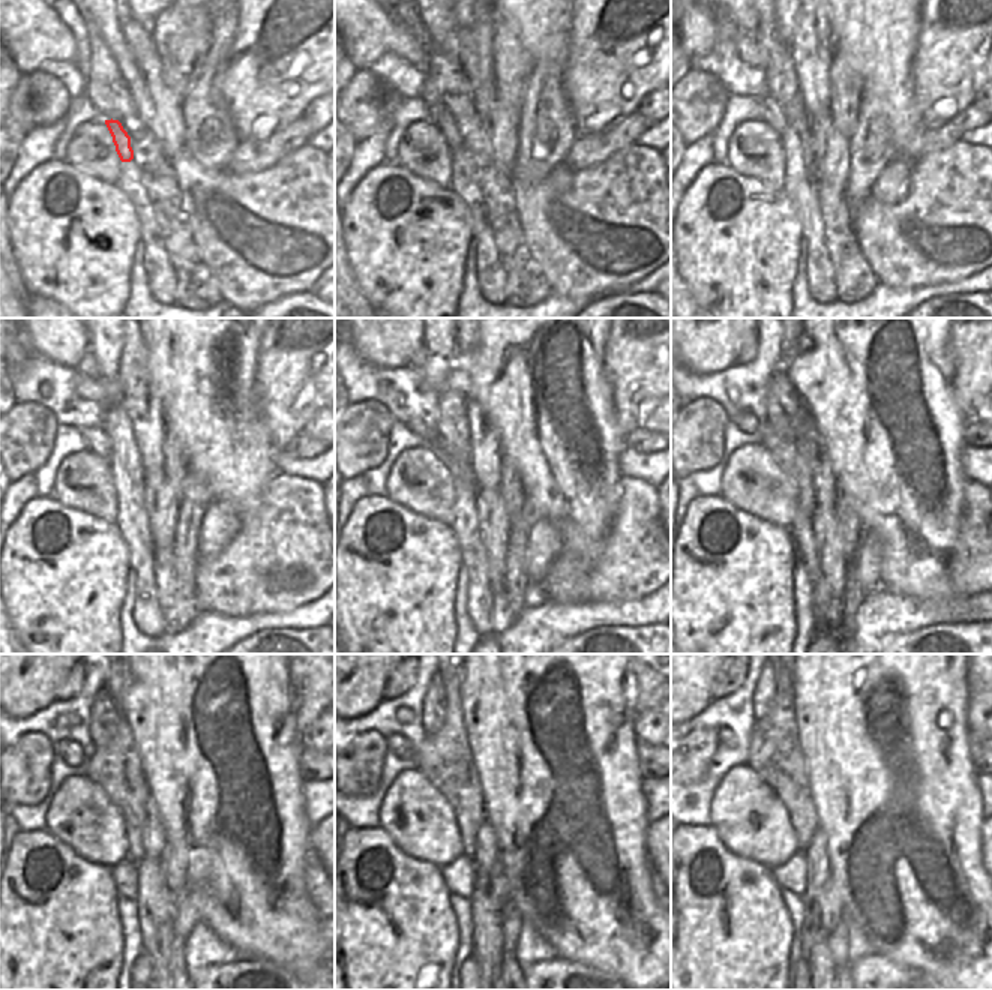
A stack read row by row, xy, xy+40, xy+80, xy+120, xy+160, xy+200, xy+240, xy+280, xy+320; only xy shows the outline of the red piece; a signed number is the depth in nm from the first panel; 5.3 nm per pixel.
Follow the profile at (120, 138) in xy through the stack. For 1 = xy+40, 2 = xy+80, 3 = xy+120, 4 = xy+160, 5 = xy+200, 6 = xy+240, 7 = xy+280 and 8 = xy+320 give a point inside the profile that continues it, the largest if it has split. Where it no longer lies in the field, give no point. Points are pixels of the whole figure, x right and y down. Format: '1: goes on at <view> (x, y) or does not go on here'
1: goes on at xy+40 (440, 116)
2: goes on at xy+80 (773, 116)
3: goes on at xy+120 (98, 441)
4: goes on at xy+160 (428, 435)
5: goes on at xy+200 (748, 422)
6: goes on at xy+240 (71, 752)
7: goes on at xy+280 (398, 744)
8: goes on at xy+320 (725, 735)

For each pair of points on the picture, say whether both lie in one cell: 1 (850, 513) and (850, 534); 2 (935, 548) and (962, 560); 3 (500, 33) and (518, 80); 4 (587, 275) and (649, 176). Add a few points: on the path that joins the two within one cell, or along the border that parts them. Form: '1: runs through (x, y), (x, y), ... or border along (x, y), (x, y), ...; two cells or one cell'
1: runs through (850, 518), (850, 530); one cell
2: border along (959, 521), (947, 560), (952, 588); two cells
3: runs through (506, 45), (512, 68); one cell
4: runs through (587, 245), (589, 216), (610, 215), (619, 206); one cell

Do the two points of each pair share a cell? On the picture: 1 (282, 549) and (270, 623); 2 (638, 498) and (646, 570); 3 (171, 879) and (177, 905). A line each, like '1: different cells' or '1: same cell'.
1: different cells
2: same cell
3: different cells

